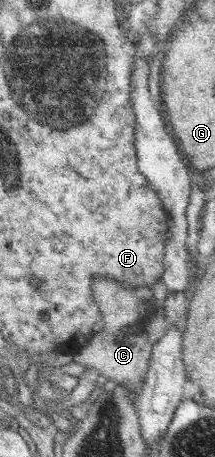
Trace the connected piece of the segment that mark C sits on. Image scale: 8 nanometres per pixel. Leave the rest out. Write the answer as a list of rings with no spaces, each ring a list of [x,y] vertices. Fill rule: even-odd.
[[[95,279],[93,299],[97,301],[97,305],[101,309],[105,325],[71,359],[85,365],[88,369],[97,370],[108,379],[129,388],[129,392],[133,392],[133,401],[136,401],[142,390],[152,347],[167,329],[165,319],[163,319],[163,301],[155,299],[151,289],[145,289],[145,287],[125,289],[125,285],[117,285],[111,279]],[[149,295],[151,295],[151,307],[153,307],[153,321],[151,321],[151,311],[147,305]],[[135,301],[137,303],[141,301],[141,311],[139,311],[139,307],[133,307],[133,305],[137,305]],[[145,307],[147,307],[147,311],[145,311]]]

